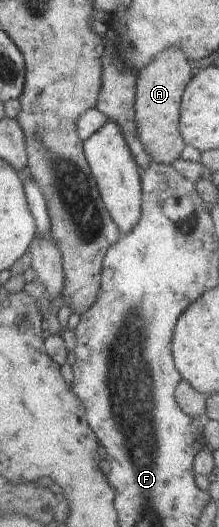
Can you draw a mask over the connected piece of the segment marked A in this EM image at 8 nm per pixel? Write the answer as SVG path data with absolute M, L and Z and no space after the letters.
M169 46L153 58L142 72L138 72L134 100L137 136L154 163L171 165L181 156L185 141L179 128L180 104L185 87L195 71L195 64L186 58L181 48Z

